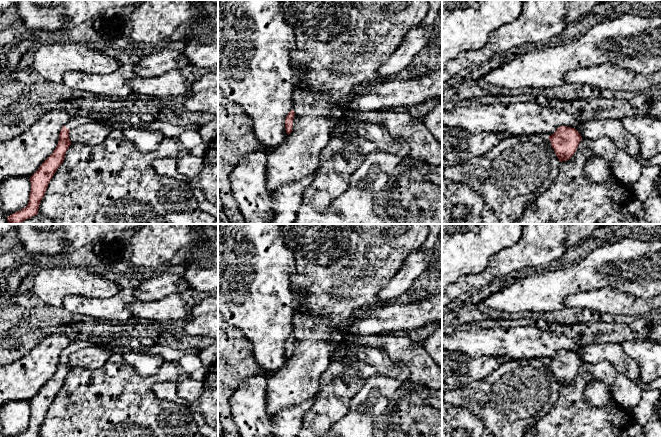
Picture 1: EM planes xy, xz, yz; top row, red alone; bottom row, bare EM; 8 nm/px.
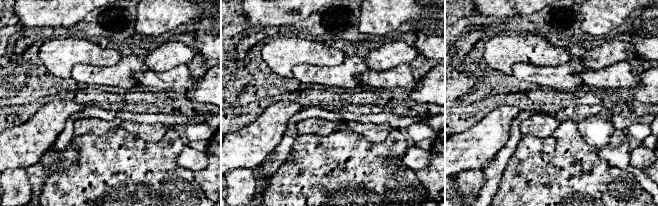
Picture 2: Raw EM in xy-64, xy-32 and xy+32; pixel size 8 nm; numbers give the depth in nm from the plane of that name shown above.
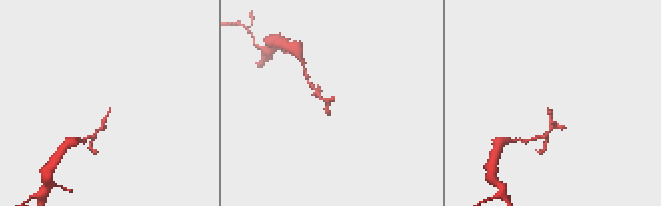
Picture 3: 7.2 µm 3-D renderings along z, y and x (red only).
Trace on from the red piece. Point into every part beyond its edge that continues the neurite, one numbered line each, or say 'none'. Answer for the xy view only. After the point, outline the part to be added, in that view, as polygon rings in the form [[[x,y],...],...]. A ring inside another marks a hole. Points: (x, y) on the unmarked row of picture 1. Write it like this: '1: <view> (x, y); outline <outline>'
1: xy (169, 354); outline [[[86,340],[71,341],[71,343],[65,348],[65,351],[72,354],[82,348],[97,347],[110,353],[127,353],[133,351],[140,351],[148,354],[160,355],[166,362],[177,363],[178,360],[186,354],[198,354],[201,351],[198,348],[187,348],[186,350],[173,349],[167,345],[159,345],[154,343],[153,345],[143,345],[138,350],[131,349],[125,346],[108,347],[107,345],[98,345]]]

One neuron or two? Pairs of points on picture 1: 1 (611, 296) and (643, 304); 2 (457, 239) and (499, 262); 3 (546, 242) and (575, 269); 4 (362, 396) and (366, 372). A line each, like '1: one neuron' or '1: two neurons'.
1: one neuron
2: two neurons
3: two neurons
4: two neurons

